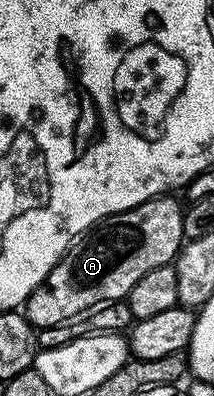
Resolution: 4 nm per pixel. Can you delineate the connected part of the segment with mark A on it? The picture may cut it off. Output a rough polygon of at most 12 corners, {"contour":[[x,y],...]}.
{"contour":[[158,195],[78,238],[23,304],[34,328],[121,301],[183,246]]}

